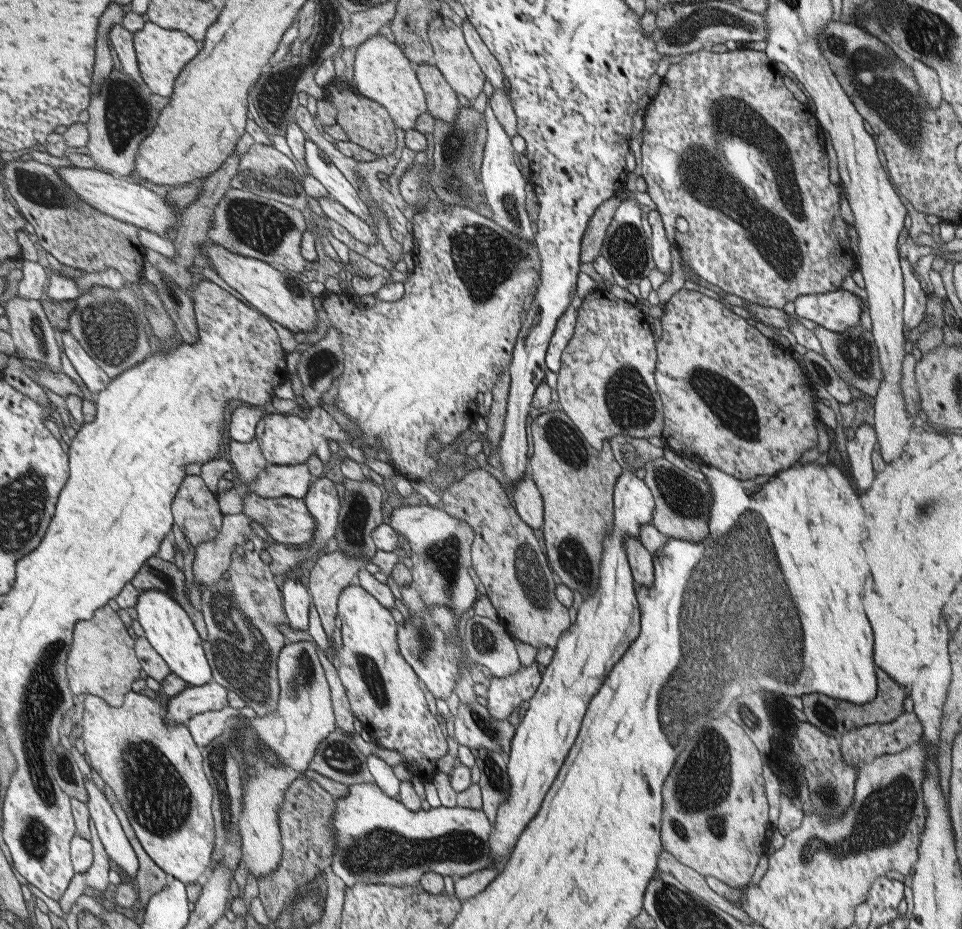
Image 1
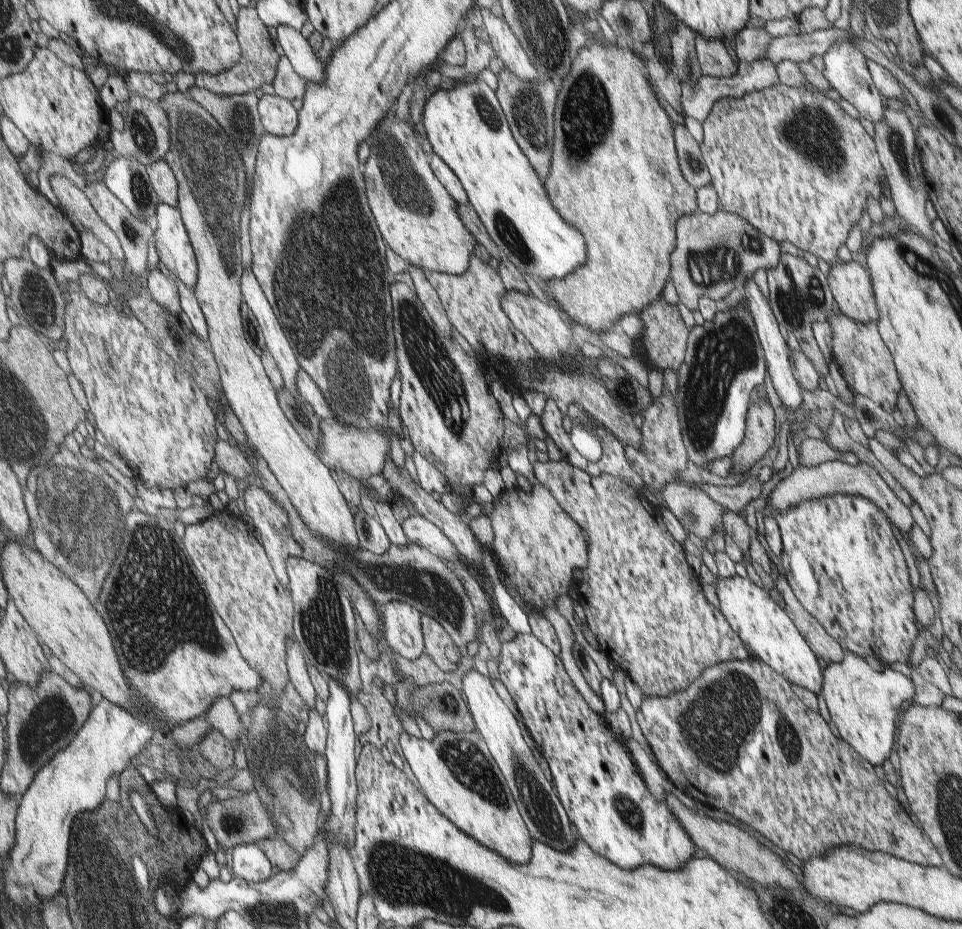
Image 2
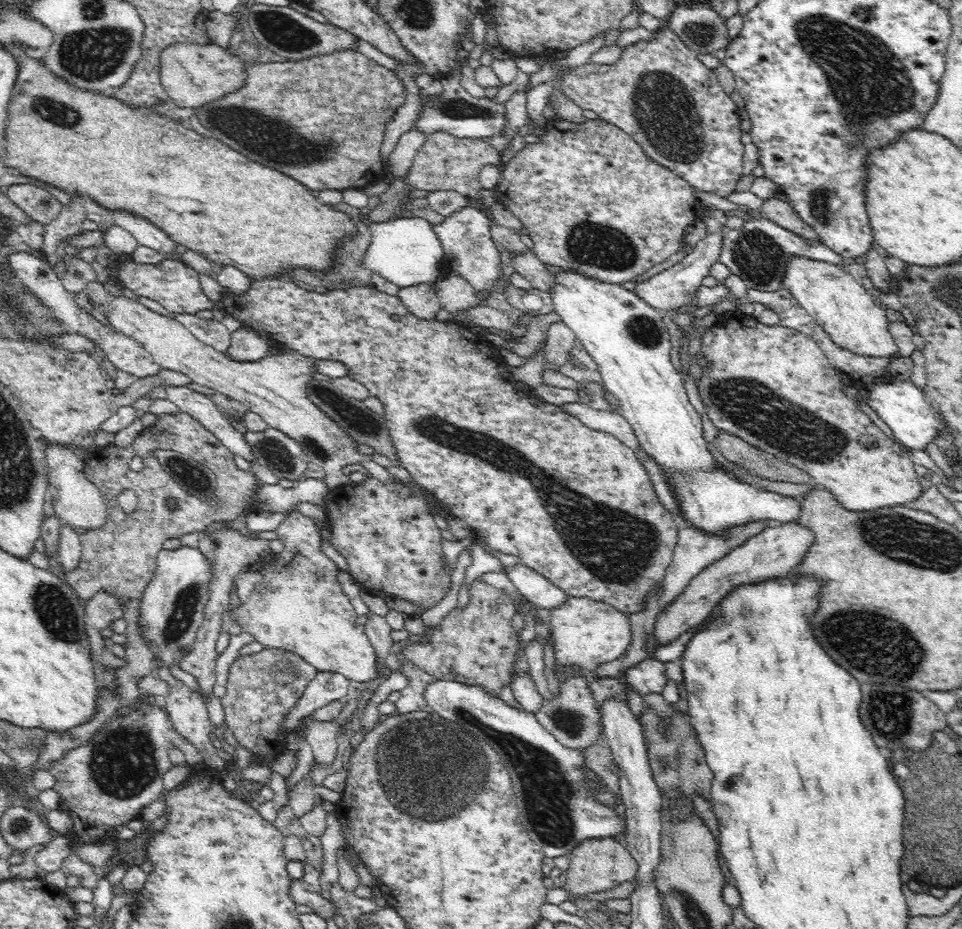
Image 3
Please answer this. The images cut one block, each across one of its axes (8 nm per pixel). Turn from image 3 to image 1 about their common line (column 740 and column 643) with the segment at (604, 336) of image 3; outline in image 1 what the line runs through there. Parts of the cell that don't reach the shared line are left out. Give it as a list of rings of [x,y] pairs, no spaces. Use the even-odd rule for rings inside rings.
[[[623,471],[615,484],[613,500],[614,527],[604,540],[598,588],[584,597],[573,626],[554,648],[554,657],[541,674],[541,685],[529,700],[530,707],[515,729],[506,764],[512,787],[508,798],[498,807],[494,821],[497,824],[491,844],[494,862],[508,860],[513,854],[518,839],[538,814],[546,793],[574,746],[592,697],[597,695],[608,673],[641,635],[641,608],[636,602],[624,541],[639,538],[640,528],[652,524],[656,498],[634,472]]]

